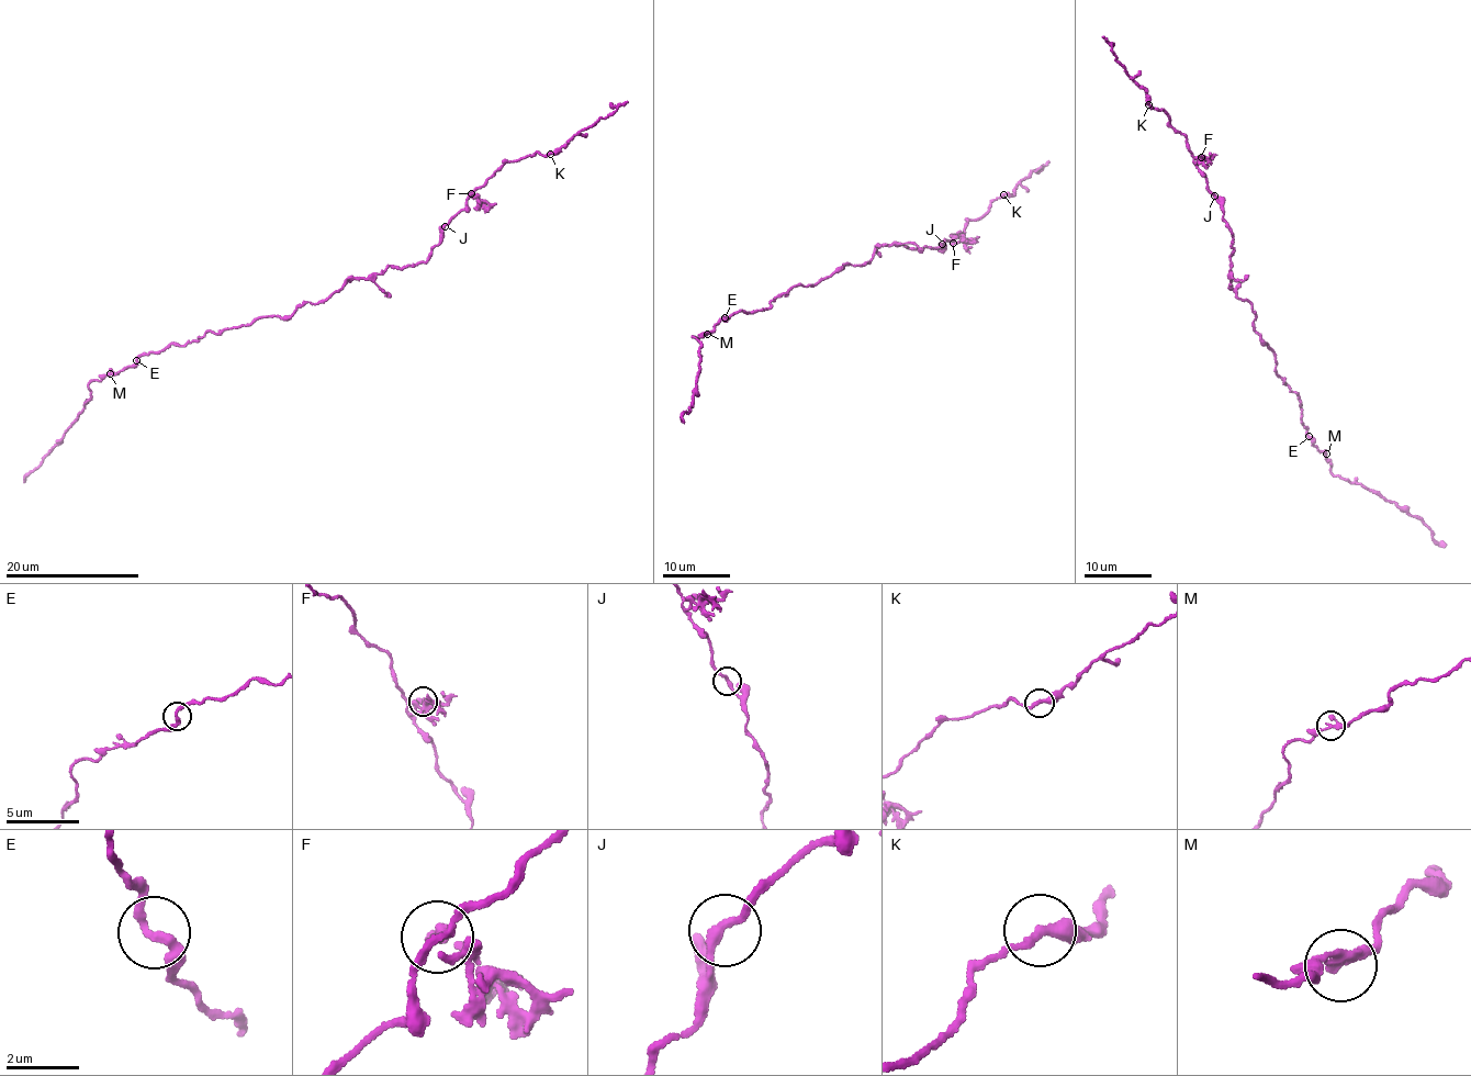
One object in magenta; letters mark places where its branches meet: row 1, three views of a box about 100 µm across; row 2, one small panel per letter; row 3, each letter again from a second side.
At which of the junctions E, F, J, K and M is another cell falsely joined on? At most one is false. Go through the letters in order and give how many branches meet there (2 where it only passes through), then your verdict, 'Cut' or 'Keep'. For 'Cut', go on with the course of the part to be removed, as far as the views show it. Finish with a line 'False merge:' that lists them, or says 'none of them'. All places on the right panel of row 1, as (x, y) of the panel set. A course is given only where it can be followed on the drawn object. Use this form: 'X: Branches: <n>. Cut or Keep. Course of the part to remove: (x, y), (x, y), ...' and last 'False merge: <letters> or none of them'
E: Branches: 2. Keep
F: Branches: 2. Cut
J: Branches: 2. Keep
K: Branches: 2. Keep
M: Branches: 2. Keep
False merge: F

